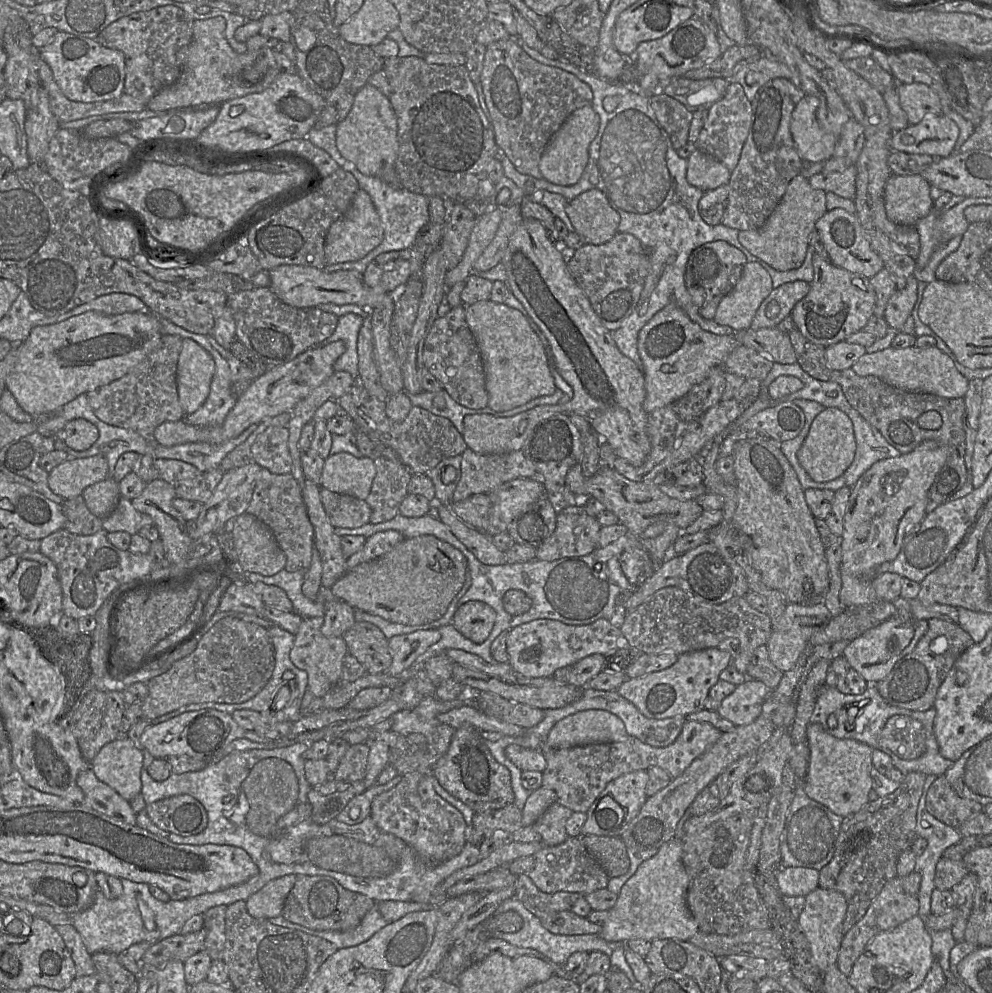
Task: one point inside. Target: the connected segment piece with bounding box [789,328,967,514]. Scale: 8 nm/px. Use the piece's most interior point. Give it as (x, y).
(906, 419)

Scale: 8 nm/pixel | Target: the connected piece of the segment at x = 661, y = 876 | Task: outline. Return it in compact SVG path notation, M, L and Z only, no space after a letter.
M673 838L663 844L658 852L643 862L635 874L622 886L614 907L609 911L607 920L602 925L599 936L609 942L628 942L642 939L646 941L679 939L689 941L699 929L698 924L687 906L689 878L682 862L682 840Z

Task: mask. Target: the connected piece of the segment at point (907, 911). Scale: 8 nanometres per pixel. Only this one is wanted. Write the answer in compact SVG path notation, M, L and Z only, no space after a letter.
M902 877L890 879L873 900L865 915L843 936L837 957L837 966L846 976L852 971L855 961L861 955L866 945L877 934L892 930L919 913L918 897L907 894L901 884Z

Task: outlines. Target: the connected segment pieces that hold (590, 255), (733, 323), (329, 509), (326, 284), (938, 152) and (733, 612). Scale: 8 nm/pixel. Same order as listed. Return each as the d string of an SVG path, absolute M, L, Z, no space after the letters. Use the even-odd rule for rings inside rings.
M622 232L601 245L584 244L572 253L566 264L600 321L611 332L618 329L634 310L650 268L647 252L640 241Z
M747 262L735 287L720 301L713 320L719 325L729 326L734 332L749 329L757 309L773 289L767 270L757 262Z
M320 488L320 499L334 528L358 528L369 523L371 508L365 500Z
M280 265L268 271L270 289L285 304L296 308L312 308L322 304L356 304L369 311L376 307L394 307L395 293L374 290L364 284L361 275L351 270L328 273L317 268L301 265Z
M946 115L924 117L919 123L894 132L890 139L893 151L912 154L927 154L934 159L948 157L954 153L959 137L958 125ZM903 136L914 137L913 144L904 144Z
M678 587L660 589L632 612L627 612L620 630L624 645L647 655L674 653L680 656L715 648L727 638L736 638L739 653L733 658L732 666L745 675L754 651L768 643L773 631L769 615L752 608L745 597L709 604Z

